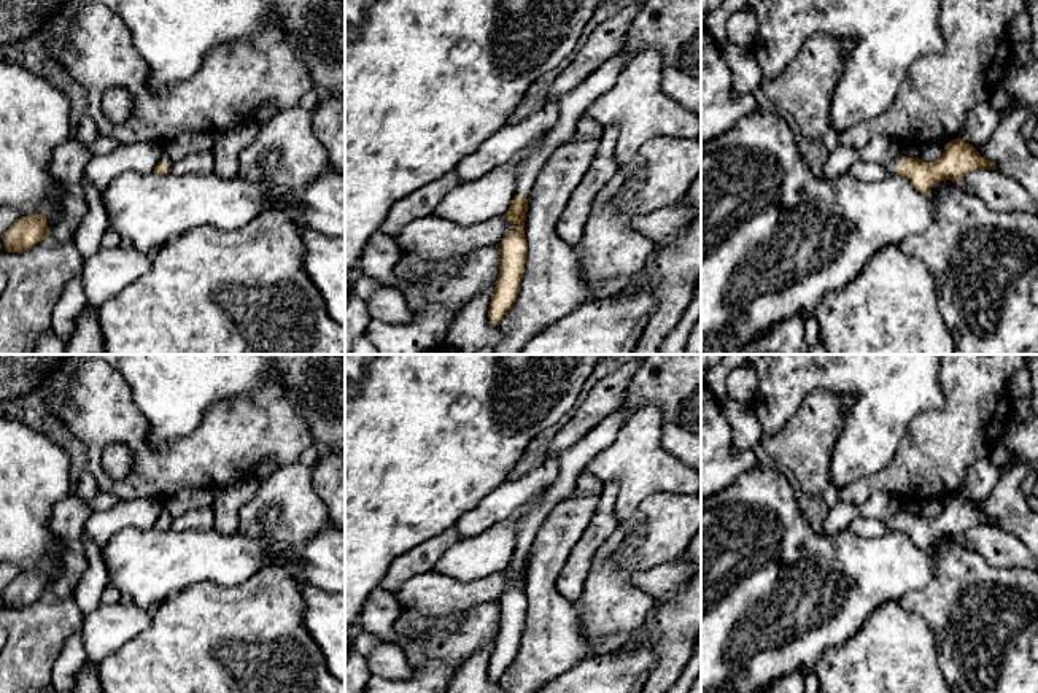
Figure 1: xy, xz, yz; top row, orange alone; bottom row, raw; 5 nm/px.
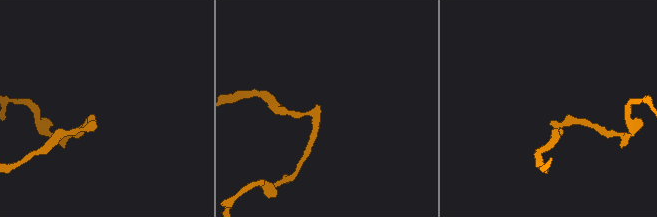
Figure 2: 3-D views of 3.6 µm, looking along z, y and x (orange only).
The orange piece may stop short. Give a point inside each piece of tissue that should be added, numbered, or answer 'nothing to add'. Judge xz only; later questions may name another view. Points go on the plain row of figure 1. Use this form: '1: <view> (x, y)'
1: xz (571, 461)

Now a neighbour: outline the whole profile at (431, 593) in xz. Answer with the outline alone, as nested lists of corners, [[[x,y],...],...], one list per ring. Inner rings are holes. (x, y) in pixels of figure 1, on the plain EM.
[[[429,571],[402,582],[393,594],[402,610],[445,615],[485,602],[499,602],[505,590],[518,583],[502,572],[475,580],[458,580]]]

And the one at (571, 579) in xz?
[[[615,480],[604,482],[596,512],[558,575],[556,590],[569,602],[575,602],[580,598],[596,550],[618,525],[614,512],[617,493],[618,483]]]

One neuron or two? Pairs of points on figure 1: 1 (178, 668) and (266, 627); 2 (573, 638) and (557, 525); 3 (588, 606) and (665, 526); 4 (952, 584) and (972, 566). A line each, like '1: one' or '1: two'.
1: one
2: one
3: one
4: one

